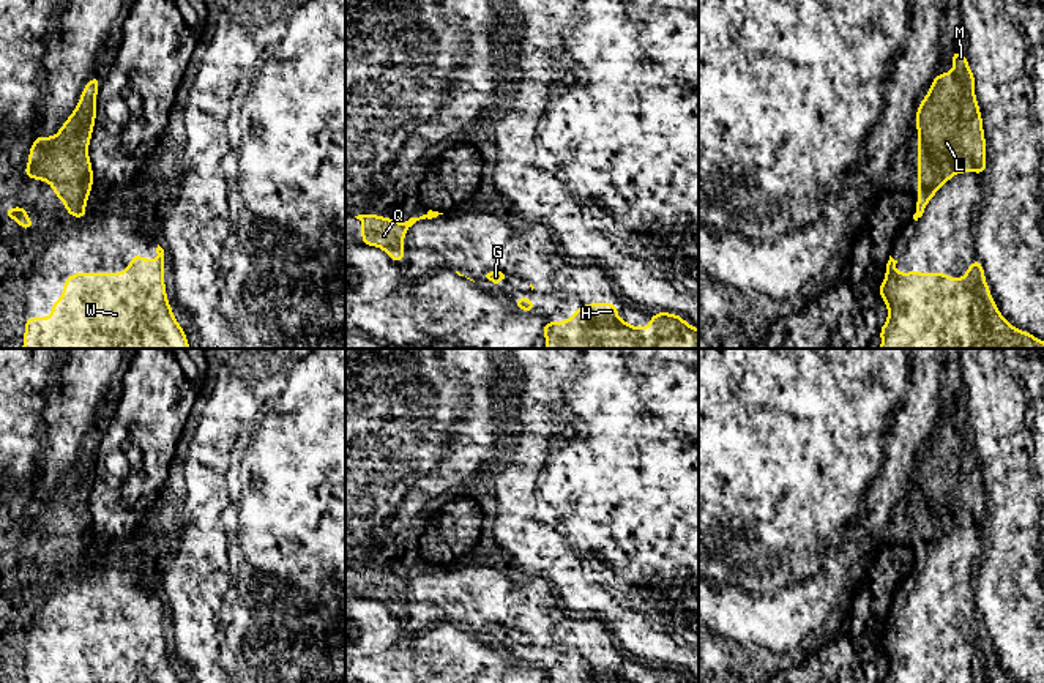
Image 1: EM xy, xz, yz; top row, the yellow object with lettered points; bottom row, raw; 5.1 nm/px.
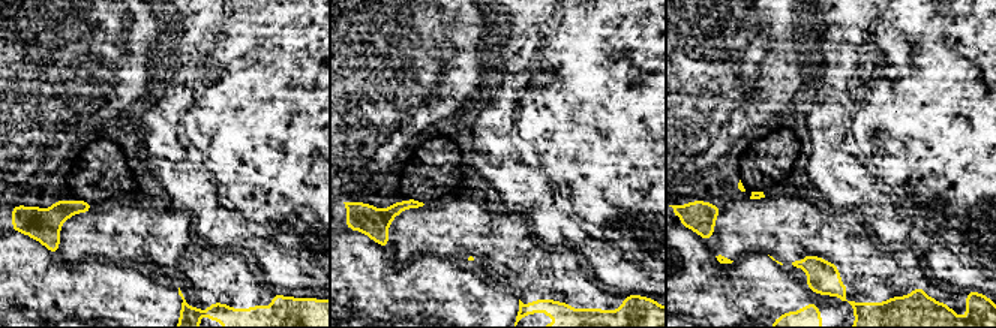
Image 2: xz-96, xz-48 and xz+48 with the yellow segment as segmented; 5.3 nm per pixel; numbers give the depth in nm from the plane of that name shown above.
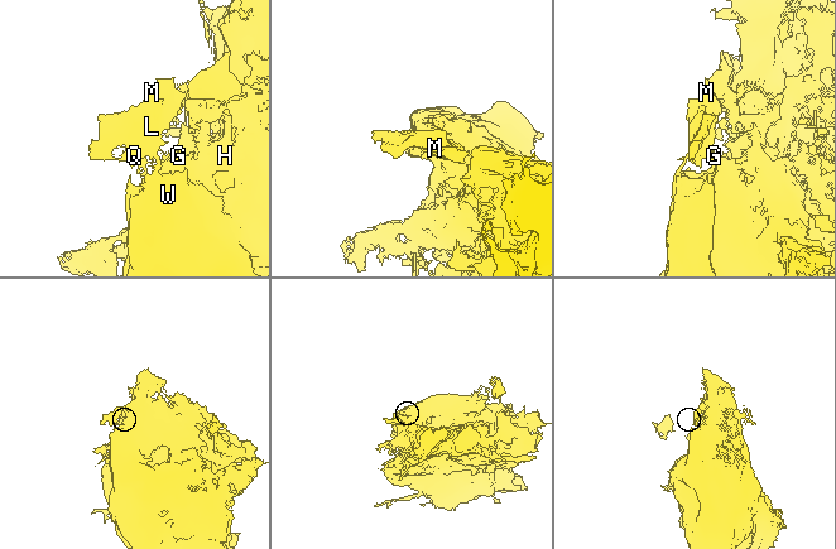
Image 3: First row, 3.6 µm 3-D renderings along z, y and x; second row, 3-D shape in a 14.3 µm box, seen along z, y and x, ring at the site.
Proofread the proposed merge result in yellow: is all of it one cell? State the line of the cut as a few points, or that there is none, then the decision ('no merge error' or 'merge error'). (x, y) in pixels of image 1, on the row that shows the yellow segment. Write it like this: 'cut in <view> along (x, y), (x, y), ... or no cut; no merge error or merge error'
cut in xz along (428, 213), (437, 215); merge error

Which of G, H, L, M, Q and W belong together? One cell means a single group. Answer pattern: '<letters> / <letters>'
G H W / L M Q

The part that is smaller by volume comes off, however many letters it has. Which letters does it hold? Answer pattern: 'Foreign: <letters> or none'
Foreign: L, M, Q

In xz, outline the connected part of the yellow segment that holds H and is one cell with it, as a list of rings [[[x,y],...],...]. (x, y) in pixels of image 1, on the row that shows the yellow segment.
[[[587,303],[568,320],[544,322],[541,334],[547,339],[544,349],[699,349],[699,328],[688,325],[684,317],[654,312],[647,328],[632,327],[618,319],[617,303]]]

